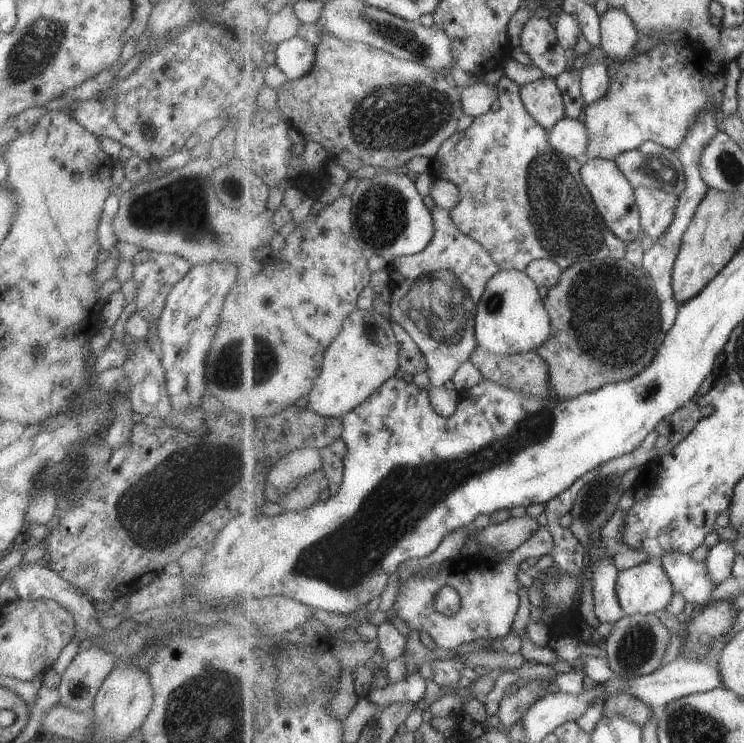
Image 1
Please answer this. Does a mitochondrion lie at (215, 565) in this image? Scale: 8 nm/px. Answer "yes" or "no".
no

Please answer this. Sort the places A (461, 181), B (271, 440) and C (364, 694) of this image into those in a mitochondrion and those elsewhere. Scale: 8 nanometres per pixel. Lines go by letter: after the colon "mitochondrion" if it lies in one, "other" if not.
A: other
B: other
C: other

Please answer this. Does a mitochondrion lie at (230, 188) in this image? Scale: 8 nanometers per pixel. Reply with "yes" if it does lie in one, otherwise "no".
yes

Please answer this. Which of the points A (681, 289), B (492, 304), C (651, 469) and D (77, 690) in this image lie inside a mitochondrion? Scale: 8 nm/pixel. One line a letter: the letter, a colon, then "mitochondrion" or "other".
A: other
B: mitochondrion
C: other
D: other

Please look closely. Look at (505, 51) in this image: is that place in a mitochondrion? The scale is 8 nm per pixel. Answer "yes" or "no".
no

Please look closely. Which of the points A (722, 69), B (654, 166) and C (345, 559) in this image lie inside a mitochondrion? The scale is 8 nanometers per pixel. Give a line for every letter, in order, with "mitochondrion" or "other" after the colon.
A: other
B: mitochondrion
C: mitochondrion

